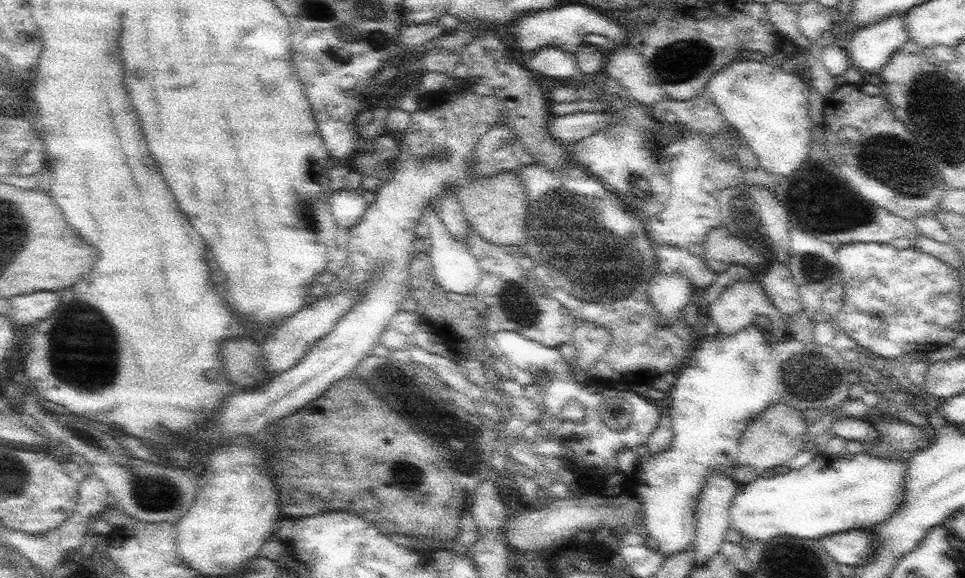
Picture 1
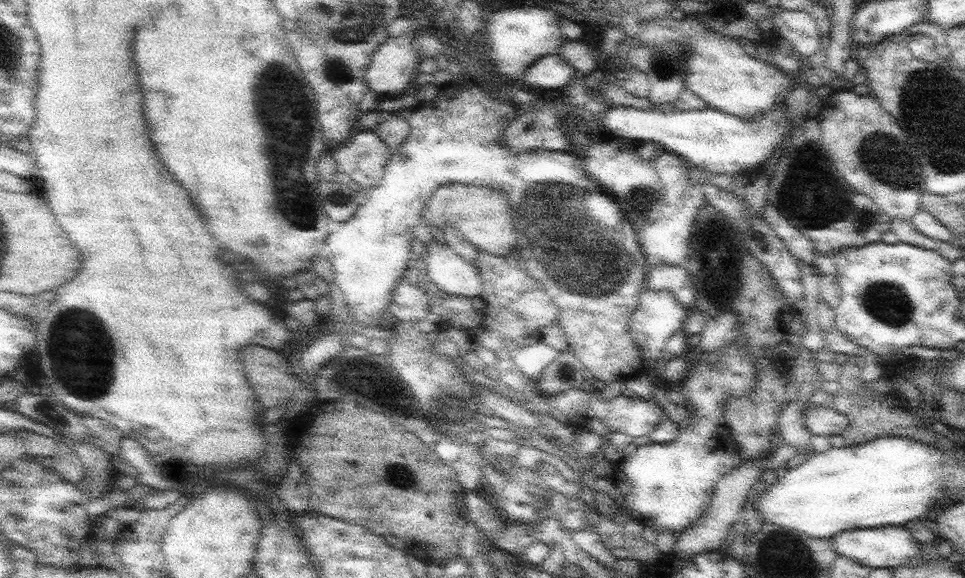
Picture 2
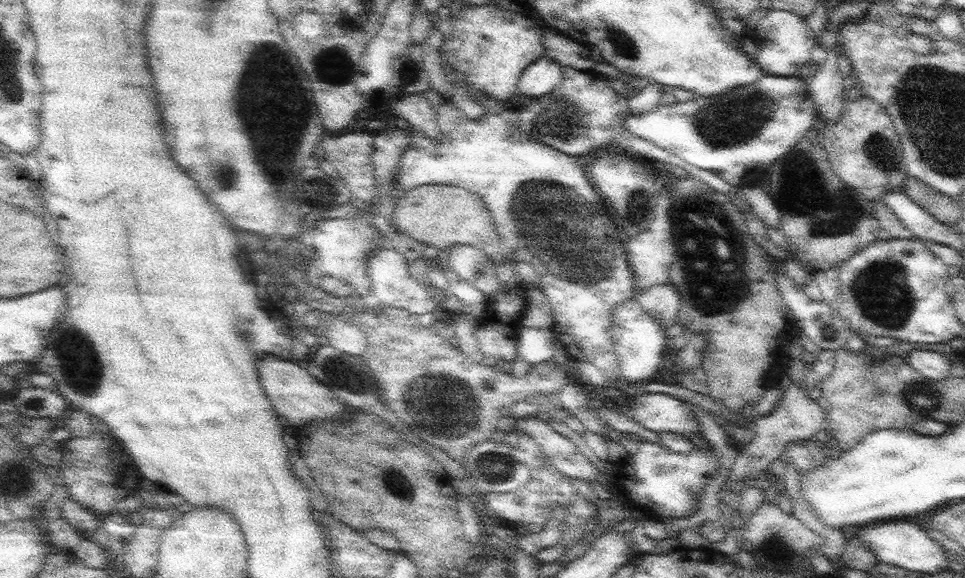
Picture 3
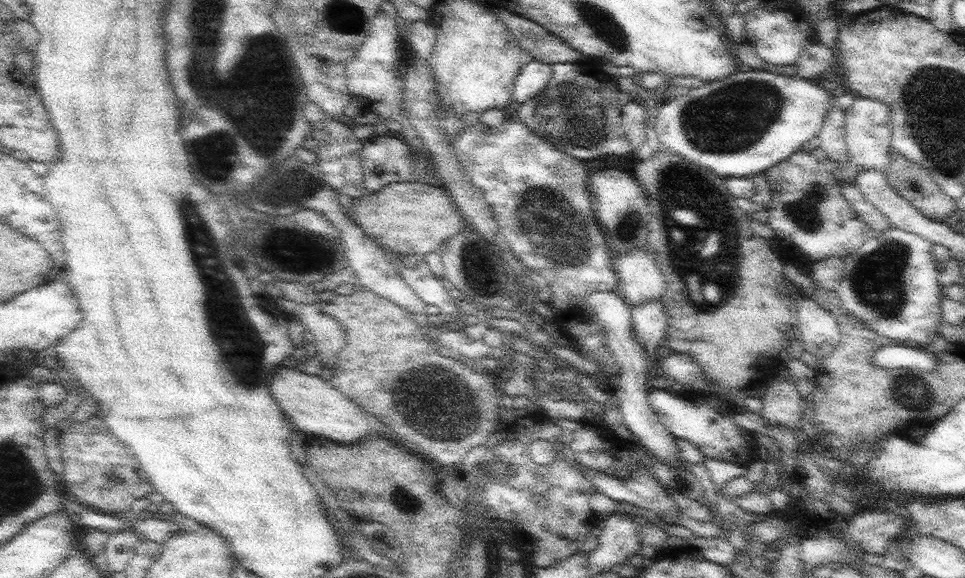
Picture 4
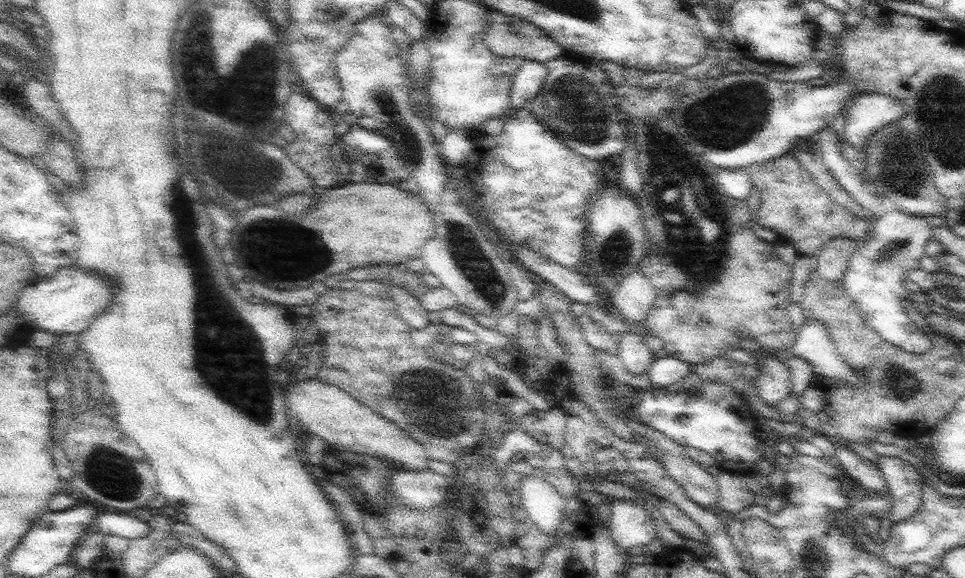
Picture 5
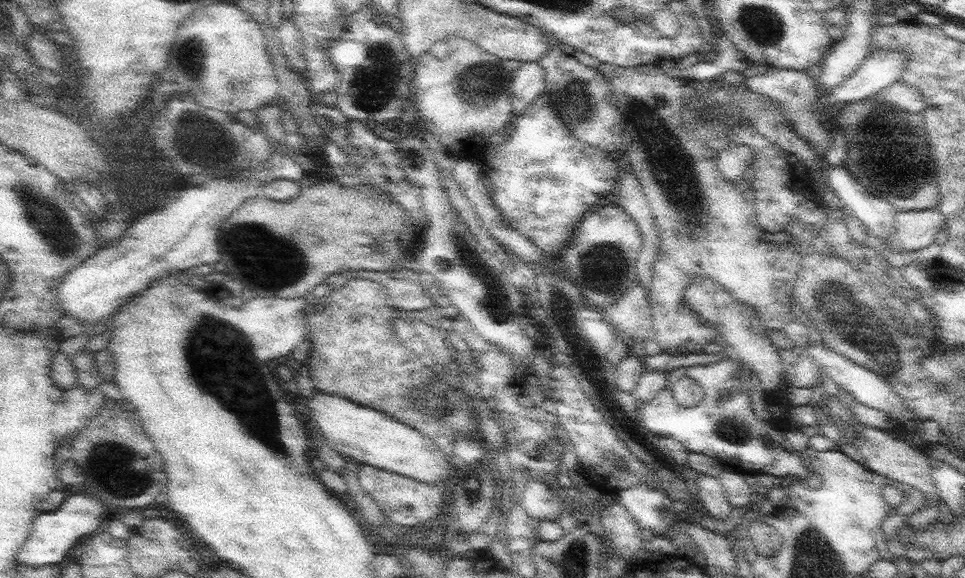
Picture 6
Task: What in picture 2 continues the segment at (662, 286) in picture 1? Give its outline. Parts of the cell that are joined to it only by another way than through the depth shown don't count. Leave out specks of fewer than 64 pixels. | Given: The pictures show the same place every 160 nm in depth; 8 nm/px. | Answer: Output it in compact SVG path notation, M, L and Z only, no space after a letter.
M645 290L640 296L636 312L630 315L629 333L641 350L641 359L643 360L643 366L646 368L644 372L650 373L650 370L657 365L670 337L684 328L684 320L686 320L688 314L688 308L682 307L674 297L674 293L670 293L670 291Z

